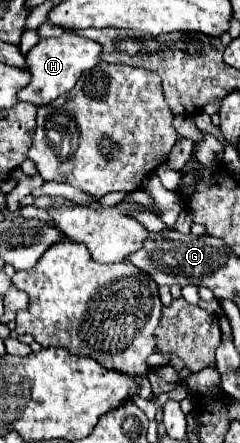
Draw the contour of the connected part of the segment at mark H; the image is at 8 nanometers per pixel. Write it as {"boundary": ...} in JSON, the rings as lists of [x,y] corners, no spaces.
{"boundary":[[[63,32],[59,38],[41,38],[29,52],[27,52],[27,62],[25,68],[31,72],[31,82],[19,90],[17,100],[29,102],[35,106],[47,106],[47,102],[53,102],[71,86],[75,86],[77,78],[85,72],[91,70],[101,62],[101,44],[95,40],[83,38],[75,32]]]}

